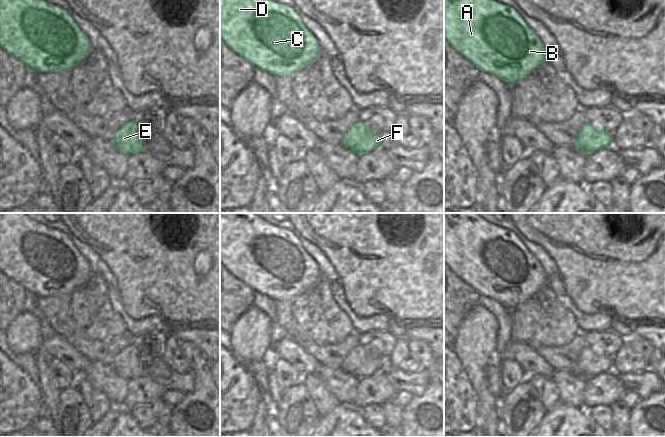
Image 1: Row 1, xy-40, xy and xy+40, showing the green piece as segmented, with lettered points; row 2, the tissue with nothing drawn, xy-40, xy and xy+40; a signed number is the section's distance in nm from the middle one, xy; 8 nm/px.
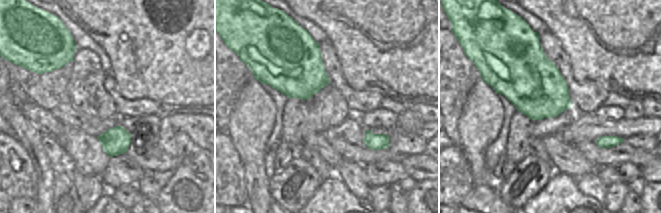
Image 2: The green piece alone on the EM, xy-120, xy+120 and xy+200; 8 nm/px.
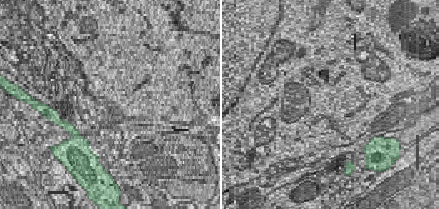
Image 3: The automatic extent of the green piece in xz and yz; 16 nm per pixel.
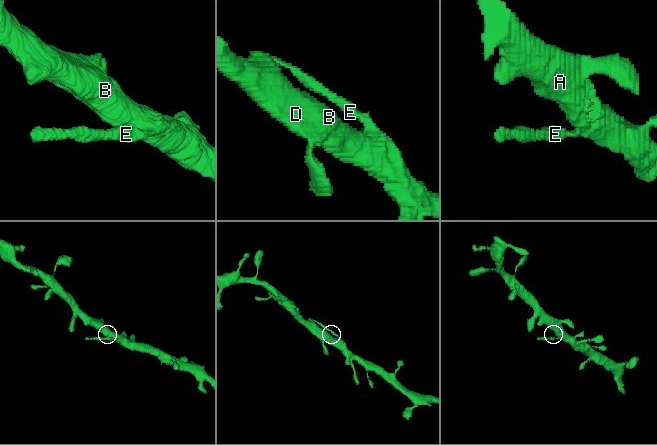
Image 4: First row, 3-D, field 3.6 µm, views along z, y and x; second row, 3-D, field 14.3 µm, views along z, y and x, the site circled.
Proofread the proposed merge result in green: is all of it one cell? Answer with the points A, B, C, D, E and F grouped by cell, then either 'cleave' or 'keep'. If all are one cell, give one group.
A B C D F / E | cleave

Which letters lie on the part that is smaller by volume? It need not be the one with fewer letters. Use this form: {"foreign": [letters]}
{"foreign": ["E"]}

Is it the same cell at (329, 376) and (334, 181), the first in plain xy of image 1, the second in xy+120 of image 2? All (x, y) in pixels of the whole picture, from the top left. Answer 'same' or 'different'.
different

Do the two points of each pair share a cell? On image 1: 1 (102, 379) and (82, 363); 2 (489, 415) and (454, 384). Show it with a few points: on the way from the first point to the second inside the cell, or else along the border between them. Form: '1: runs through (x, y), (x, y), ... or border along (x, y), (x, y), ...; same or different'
1: border along (90, 360), (88, 365), (80, 373), (76, 374); different
2: border along (469, 381), (477, 397), (475, 426); different

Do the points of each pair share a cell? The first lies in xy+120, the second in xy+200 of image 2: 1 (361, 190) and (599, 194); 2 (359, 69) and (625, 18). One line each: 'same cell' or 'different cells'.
1: same cell
2: same cell

